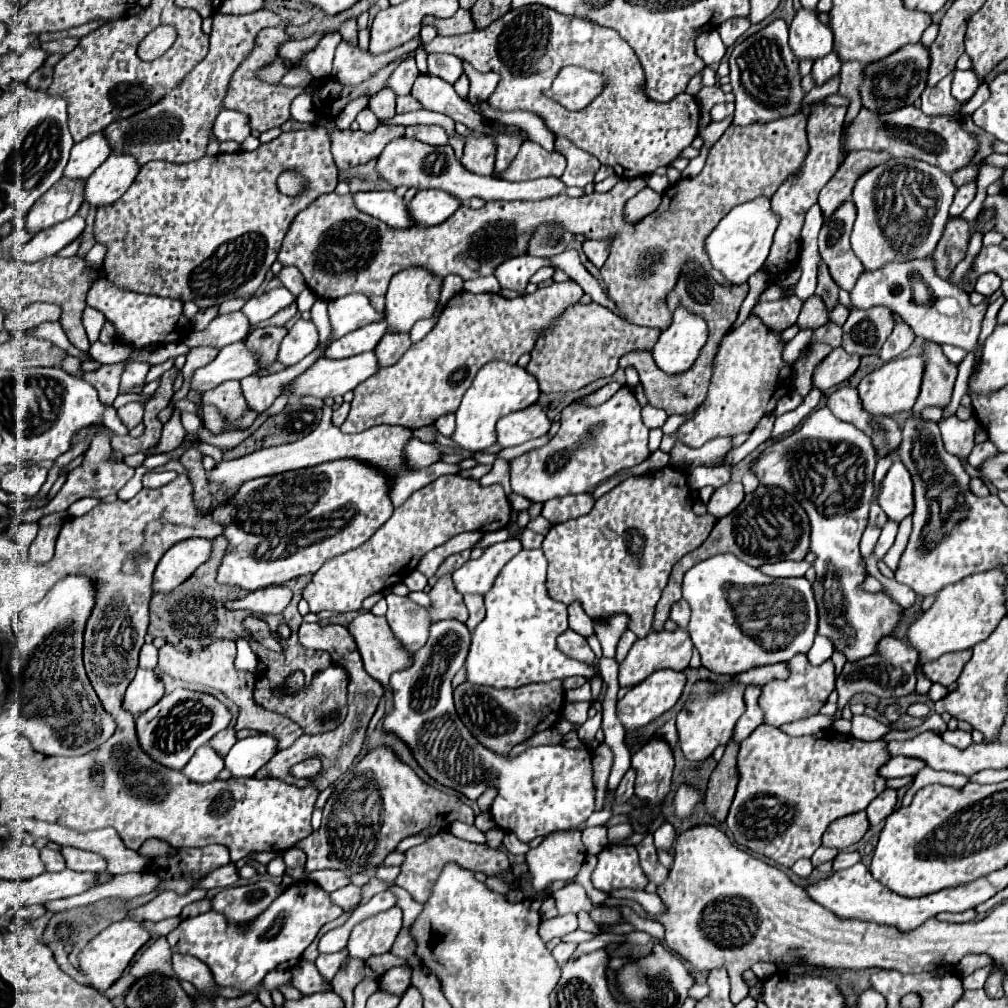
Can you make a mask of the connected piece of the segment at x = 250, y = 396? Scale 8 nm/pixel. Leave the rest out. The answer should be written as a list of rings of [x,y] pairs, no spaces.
[[[321,345],[315,347],[315,353],[307,355],[299,363],[285,368],[277,373],[269,373],[265,377],[259,377],[259,375],[251,375],[251,377],[245,377],[241,379],[241,387],[243,387],[243,393],[245,393],[245,399],[249,403],[251,409],[255,411],[265,411],[281,393],[281,387],[291,382],[299,373],[303,373],[305,369],[309,368],[315,359],[319,359],[319,353],[321,353]]]

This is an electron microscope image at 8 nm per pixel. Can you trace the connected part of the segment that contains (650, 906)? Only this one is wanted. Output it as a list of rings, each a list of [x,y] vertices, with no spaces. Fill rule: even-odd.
[[[617,889],[617,891],[611,891],[613,897],[619,897],[619,899],[633,899],[637,901],[647,913],[651,913],[653,917],[659,917],[659,915],[665,915],[667,913],[667,905],[663,903],[663,899],[657,895],[657,893],[647,893],[647,891],[631,891],[631,889]]]

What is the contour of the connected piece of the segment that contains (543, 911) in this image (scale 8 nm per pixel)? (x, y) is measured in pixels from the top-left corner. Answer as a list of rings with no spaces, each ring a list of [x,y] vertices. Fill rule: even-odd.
[[[550,897],[543,901],[540,908],[541,919],[551,919],[553,917],[558,916],[558,911],[556,908],[556,903],[553,897]]]

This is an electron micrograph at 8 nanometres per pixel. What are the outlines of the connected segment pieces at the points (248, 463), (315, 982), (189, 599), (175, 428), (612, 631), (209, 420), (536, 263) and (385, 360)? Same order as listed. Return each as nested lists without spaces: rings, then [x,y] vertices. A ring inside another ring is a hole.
[[[324,405],[322,407],[321,423],[317,425],[317,429],[313,433],[309,433],[307,437],[295,441],[295,443],[259,449],[259,451],[253,451],[253,453],[249,453],[245,457],[217,463],[209,471],[209,475],[207,475],[209,487],[215,489],[211,493],[213,503],[219,503],[221,497],[225,497],[227,493],[235,491],[241,483],[245,483],[249,479],[257,479],[257,477],[265,477],[265,475],[279,475],[279,473],[285,473],[285,471],[313,467],[313,465],[319,465],[319,463],[325,463],[325,461],[333,461],[333,459],[343,459],[343,457],[355,457],[355,459],[367,461],[367,463],[371,463],[371,465],[387,471],[389,475],[393,475],[395,483],[393,483],[393,491],[391,491],[391,501],[393,501],[395,507],[403,505],[405,499],[409,499],[417,489],[425,487],[427,483],[435,481],[437,477],[449,475],[449,473],[459,473],[457,465],[447,465],[447,463],[442,461],[433,463],[433,465],[429,465],[429,467],[425,467],[421,471],[407,469],[405,461],[403,461],[403,445],[405,445],[405,441],[411,439],[411,431],[405,429],[405,427],[375,425],[375,427],[369,427],[369,429],[365,429],[361,433],[345,435],[345,433],[341,433],[339,427],[335,427],[331,423],[332,414],[332,408]]]
[[[299,961],[293,969],[293,987],[297,987],[303,995],[313,995],[319,991],[331,989],[331,981],[325,981],[317,967],[309,961]]]
[[[215,537],[211,541],[211,557],[187,581],[183,581],[183,585],[179,585],[171,593],[165,593],[165,595],[155,593],[153,595],[151,607],[149,607],[149,615],[151,615],[149,633],[153,637],[163,637],[169,645],[177,647],[179,651],[203,651],[205,649],[205,631],[207,631],[207,635],[213,635],[215,639],[237,641],[241,637],[247,637],[247,631],[243,629],[241,621],[249,613],[225,609],[227,601],[243,599],[247,595],[247,591],[219,585],[215,581],[215,573],[217,573],[219,561],[223,559],[225,547],[227,547],[227,539]]]
[[[173,409],[173,415],[171,419],[163,425],[163,435],[161,435],[161,441],[157,445],[155,451],[149,451],[149,453],[167,453],[175,447],[179,447],[183,443],[183,437],[185,437],[185,429],[181,425],[181,419],[179,419],[181,411],[179,409]]]
[[[613,613],[605,619],[597,619],[593,625],[595,625],[595,635],[603,647],[603,655],[605,657],[615,657],[615,647],[617,647],[617,641],[621,637],[623,631],[627,631],[627,623],[629,621],[629,615],[627,613]]]
[[[203,409],[203,417],[205,417],[205,427],[211,433],[221,433],[221,429],[227,427],[227,423],[223,421],[223,417],[219,417],[219,413],[215,413],[213,409]]]
[[[523,255],[523,257],[515,257],[511,261],[505,261],[503,265],[499,265],[499,269],[495,271],[495,277],[499,279],[501,287],[503,289],[511,289],[511,291],[517,291],[519,297],[527,295],[525,293],[525,287],[529,283],[529,277],[543,265],[551,265],[549,261],[541,259],[541,257],[529,257],[529,255]]]
[[[385,333],[379,345],[375,347],[375,355],[379,359],[379,367],[389,367],[401,359],[401,355],[409,349],[411,341],[409,335],[395,335],[395,333]]]

